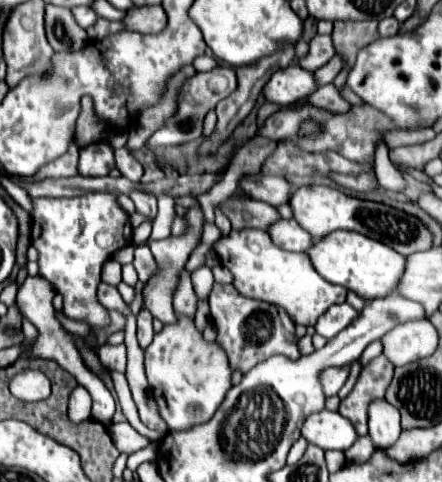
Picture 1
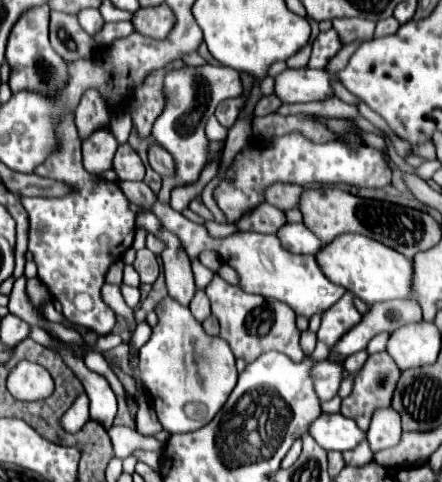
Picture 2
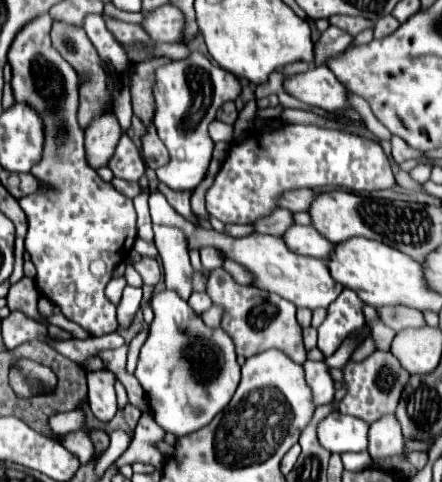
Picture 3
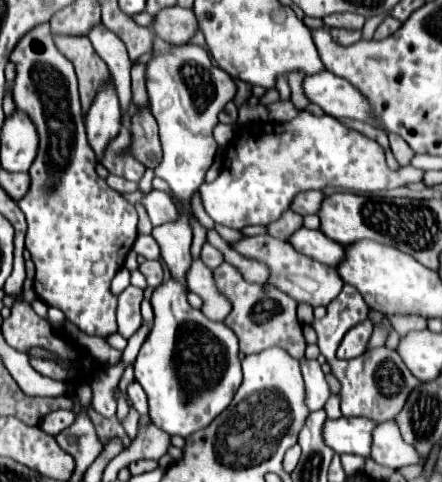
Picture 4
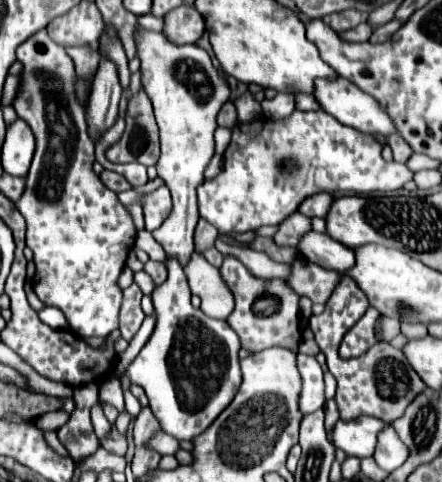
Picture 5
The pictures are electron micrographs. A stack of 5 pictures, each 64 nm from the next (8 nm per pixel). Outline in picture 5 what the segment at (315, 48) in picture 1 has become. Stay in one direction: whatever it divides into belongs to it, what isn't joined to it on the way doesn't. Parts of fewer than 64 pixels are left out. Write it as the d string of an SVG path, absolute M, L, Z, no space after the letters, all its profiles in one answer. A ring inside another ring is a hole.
M360 24L348 32L340 32L338 36L348 42L366 42L370 38L370 34L372 34L372 28L368 24Z

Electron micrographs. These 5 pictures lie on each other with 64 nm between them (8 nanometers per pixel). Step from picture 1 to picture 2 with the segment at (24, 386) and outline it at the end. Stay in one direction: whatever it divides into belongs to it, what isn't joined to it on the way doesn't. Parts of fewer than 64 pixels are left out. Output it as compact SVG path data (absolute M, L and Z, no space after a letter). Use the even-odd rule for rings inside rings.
M22 360L8 376L8 390L17 400L37 401L53 393L54 381L46 368Z

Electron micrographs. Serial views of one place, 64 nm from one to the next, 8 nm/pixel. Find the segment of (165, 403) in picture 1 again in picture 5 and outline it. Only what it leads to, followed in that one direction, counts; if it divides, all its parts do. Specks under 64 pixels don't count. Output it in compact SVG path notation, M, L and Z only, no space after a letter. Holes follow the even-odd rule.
M168 260L166 268L168 268L166 282L156 286L152 292L156 328L148 344L140 350L136 360L128 366L126 376L132 380L132 384L138 384L144 388L150 400L152 414L156 416L156 420L160 420L160 428L166 434L174 436L176 440L192 440L216 420L216 416L232 402L232 398L240 388L240 382L242 382L240 364L238 364L240 340L238 340L238 334L228 326L228 322L208 318L200 308L194 308L190 304L188 280L184 276L184 268L176 260Z

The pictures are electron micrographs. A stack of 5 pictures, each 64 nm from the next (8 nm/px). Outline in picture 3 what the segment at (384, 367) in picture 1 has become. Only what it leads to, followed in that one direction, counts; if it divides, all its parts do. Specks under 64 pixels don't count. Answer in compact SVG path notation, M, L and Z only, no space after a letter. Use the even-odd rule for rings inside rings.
M372 352L364 362L346 364L344 380L348 386L348 394L338 404L338 412L360 418L366 424L376 422L384 414L394 414L402 388L408 382L408 376L410 374L400 366L400 362L390 352Z

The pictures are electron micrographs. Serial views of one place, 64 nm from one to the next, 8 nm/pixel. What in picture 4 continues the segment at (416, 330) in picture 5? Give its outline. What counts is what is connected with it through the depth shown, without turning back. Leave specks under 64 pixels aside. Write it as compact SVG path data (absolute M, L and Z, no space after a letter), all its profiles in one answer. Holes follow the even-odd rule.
M388 316L388 322L392 324L392 328L404 336L412 330L424 330L426 328L426 320L422 316Z

